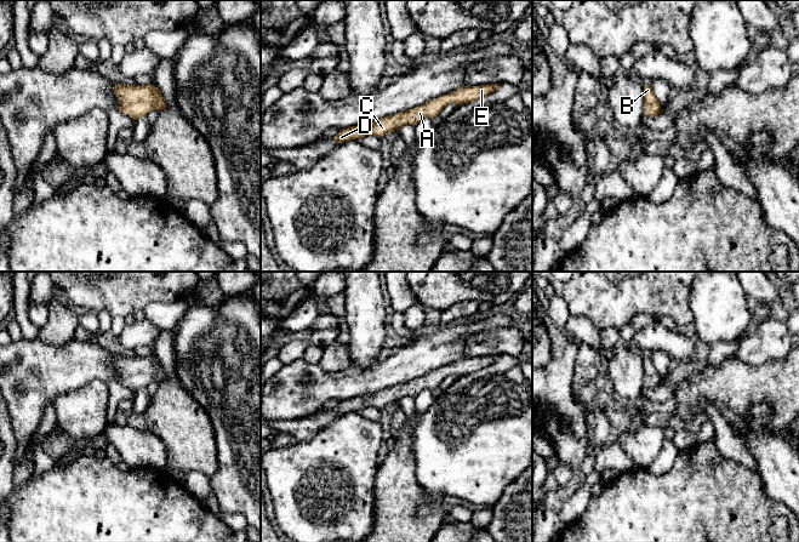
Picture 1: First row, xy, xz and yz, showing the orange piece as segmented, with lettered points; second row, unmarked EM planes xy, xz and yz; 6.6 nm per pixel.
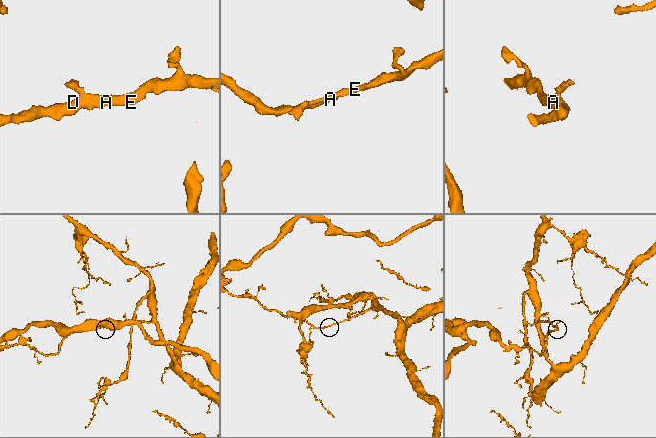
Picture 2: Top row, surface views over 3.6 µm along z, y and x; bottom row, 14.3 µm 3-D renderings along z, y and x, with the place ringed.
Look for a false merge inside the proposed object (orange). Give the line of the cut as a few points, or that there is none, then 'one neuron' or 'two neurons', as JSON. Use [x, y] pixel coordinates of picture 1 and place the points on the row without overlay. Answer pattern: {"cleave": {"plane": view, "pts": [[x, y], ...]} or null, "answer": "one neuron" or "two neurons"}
{"cleave": null, "answer": "one neuron"}

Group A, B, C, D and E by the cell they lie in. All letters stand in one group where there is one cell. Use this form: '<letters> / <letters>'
A B C D E

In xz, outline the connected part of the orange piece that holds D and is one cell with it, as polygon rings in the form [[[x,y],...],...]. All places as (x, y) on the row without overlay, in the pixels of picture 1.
[[[500,355],[479,356],[479,358],[463,358],[451,365],[430,371],[426,376],[400,383],[390,388],[384,388],[369,395],[350,398],[339,401],[338,406],[332,411],[337,415],[344,415],[364,407],[382,407],[400,401],[405,396],[416,396],[423,389],[434,389],[449,376],[462,377],[464,375],[474,373],[481,369],[492,365]]]

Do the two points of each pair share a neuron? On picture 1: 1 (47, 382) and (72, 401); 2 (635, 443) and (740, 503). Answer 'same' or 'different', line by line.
1: different
2: different

